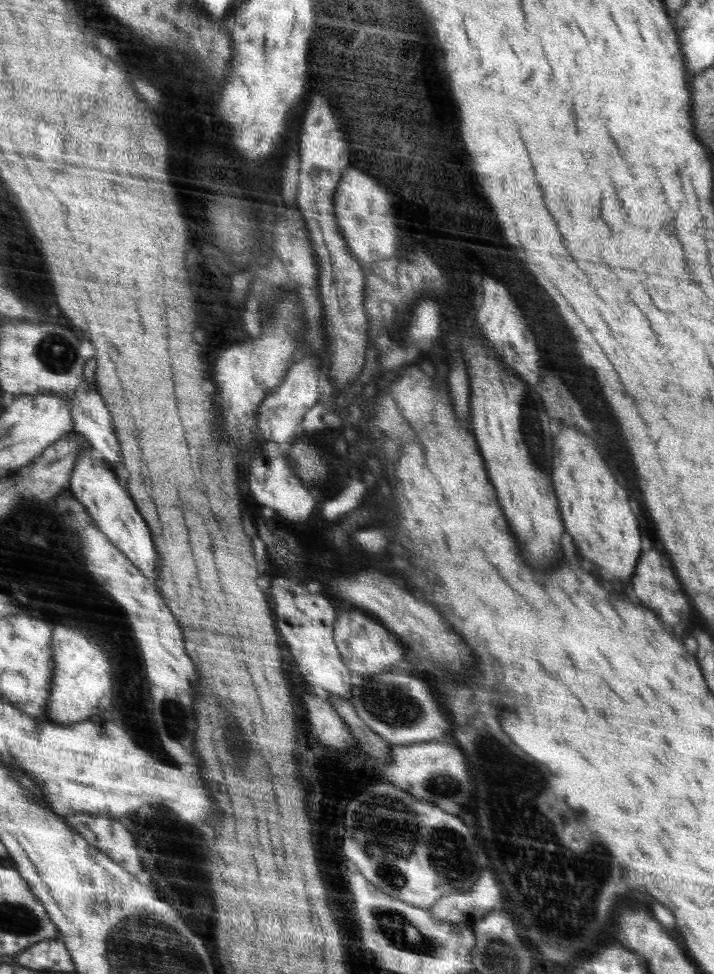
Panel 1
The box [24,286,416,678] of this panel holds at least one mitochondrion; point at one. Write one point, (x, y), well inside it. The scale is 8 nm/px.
(55, 352)

